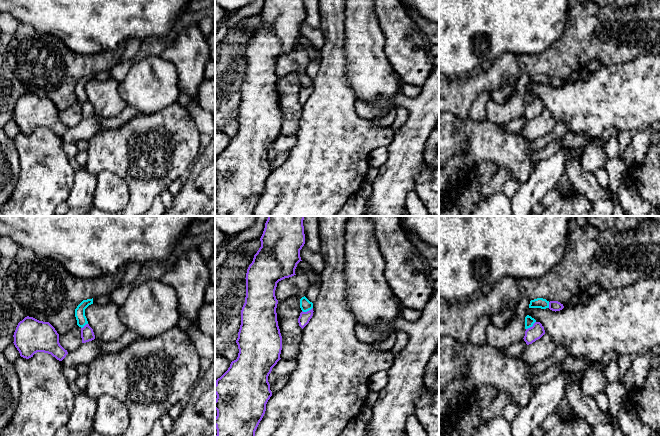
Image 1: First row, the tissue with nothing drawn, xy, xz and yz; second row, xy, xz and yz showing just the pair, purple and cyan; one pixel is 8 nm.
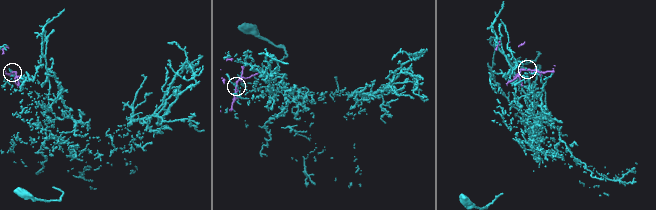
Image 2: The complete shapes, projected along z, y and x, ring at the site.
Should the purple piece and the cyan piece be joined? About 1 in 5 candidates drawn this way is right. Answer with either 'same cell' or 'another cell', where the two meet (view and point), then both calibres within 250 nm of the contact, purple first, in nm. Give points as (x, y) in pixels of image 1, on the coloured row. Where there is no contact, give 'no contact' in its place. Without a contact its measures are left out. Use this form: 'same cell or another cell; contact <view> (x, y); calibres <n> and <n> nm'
another cell; contact xz (307, 311); calibres 90 and 90 nm

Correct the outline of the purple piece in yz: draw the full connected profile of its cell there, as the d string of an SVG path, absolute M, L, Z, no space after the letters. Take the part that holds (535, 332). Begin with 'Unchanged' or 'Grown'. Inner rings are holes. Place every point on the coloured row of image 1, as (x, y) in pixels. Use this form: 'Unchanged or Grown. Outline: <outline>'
Unchanged. Outline: M535 322L532 327L526 329L524 341L527 345L532 344L545 334L544 327L540 322Z

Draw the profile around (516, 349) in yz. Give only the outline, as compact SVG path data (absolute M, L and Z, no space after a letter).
M521 339L506 348L503 349L504 354L508 356L513 356L513 357L519 357L523 351L525 350L527 344L524 341L524 339Z

